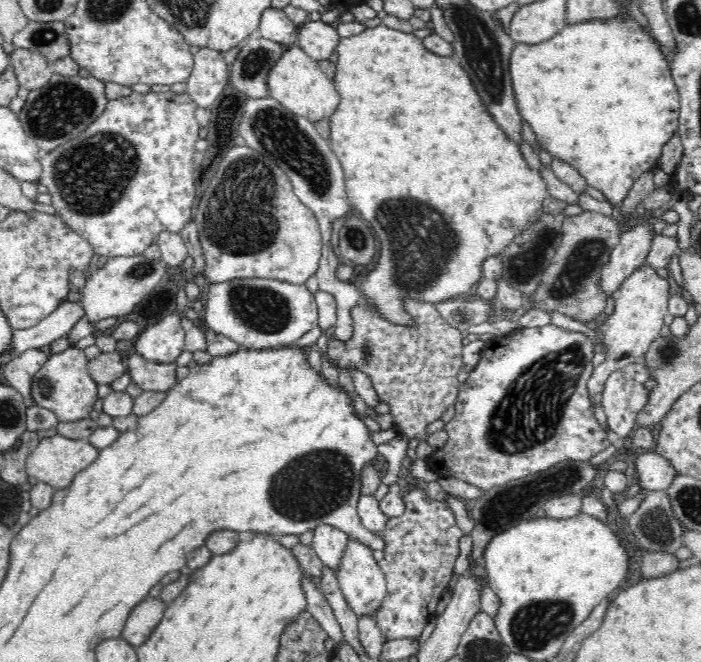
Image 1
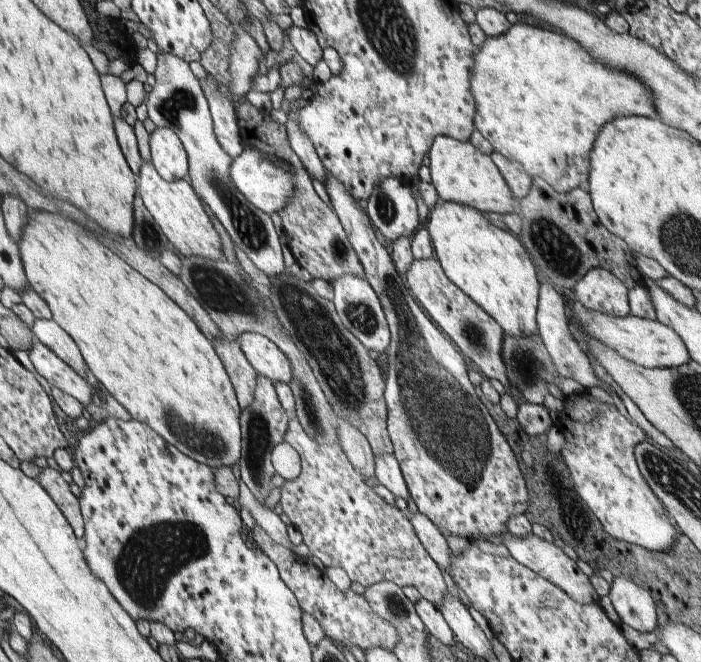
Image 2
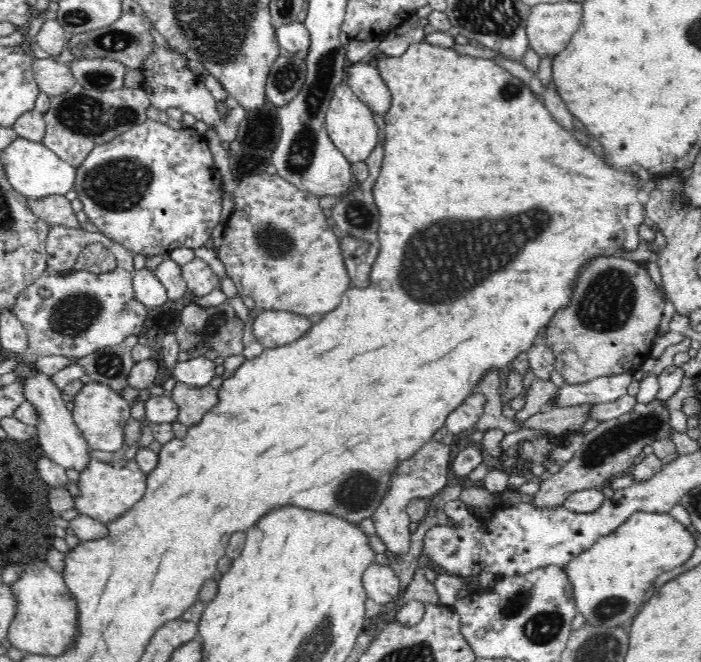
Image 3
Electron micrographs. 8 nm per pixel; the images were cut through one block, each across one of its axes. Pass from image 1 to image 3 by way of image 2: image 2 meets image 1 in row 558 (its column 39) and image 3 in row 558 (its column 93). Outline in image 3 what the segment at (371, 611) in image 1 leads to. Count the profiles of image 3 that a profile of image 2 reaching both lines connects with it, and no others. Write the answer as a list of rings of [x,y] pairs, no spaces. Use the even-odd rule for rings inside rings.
[[[430,440],[418,452],[414,452],[408,460],[402,461],[393,474],[389,491],[386,492],[380,506],[371,516],[378,538],[386,546],[388,558],[395,559],[403,557],[410,548],[410,529],[408,525],[411,520],[406,512],[406,507],[415,498],[428,498],[437,495],[440,490],[447,486],[447,475],[449,472],[450,448],[439,441]]]

